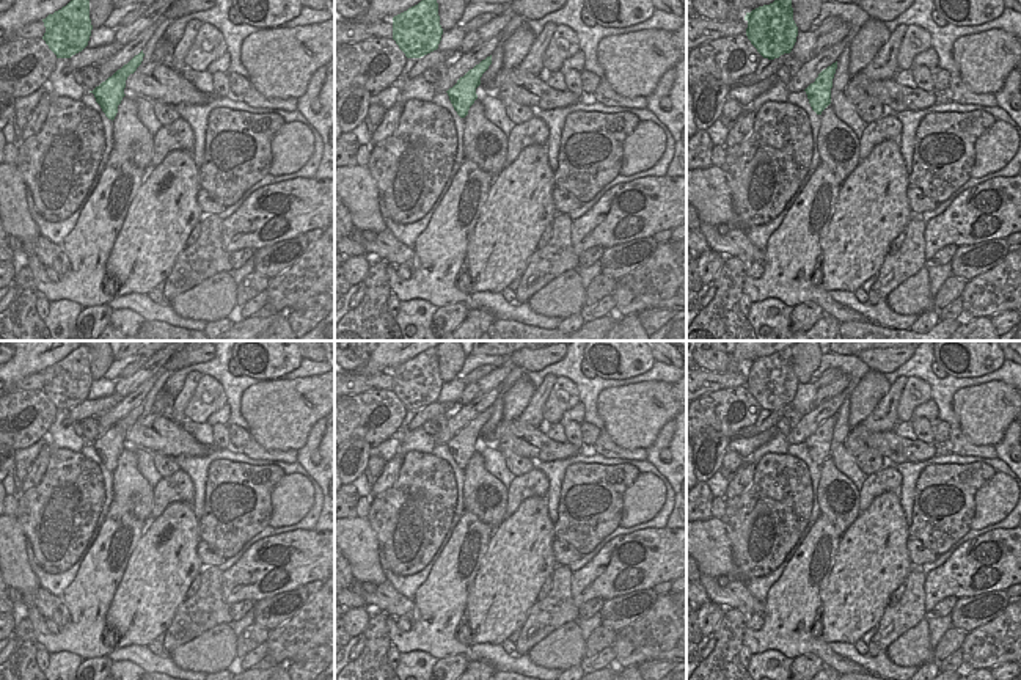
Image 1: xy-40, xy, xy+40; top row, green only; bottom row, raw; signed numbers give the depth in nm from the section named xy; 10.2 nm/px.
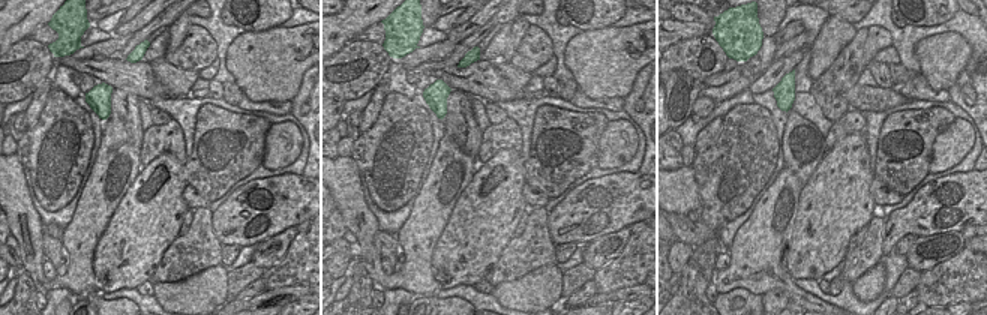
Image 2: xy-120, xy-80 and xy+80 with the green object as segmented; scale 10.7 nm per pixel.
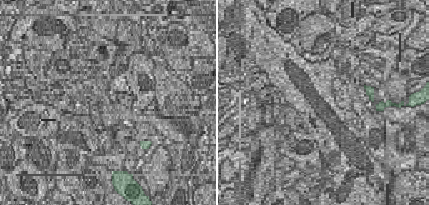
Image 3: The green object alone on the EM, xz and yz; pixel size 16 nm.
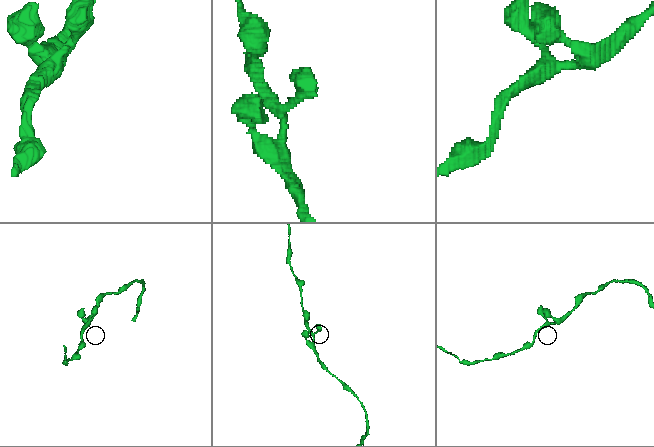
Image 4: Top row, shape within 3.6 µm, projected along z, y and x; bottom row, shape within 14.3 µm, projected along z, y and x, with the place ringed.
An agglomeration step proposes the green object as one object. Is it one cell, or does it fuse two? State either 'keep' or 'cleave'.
keep

